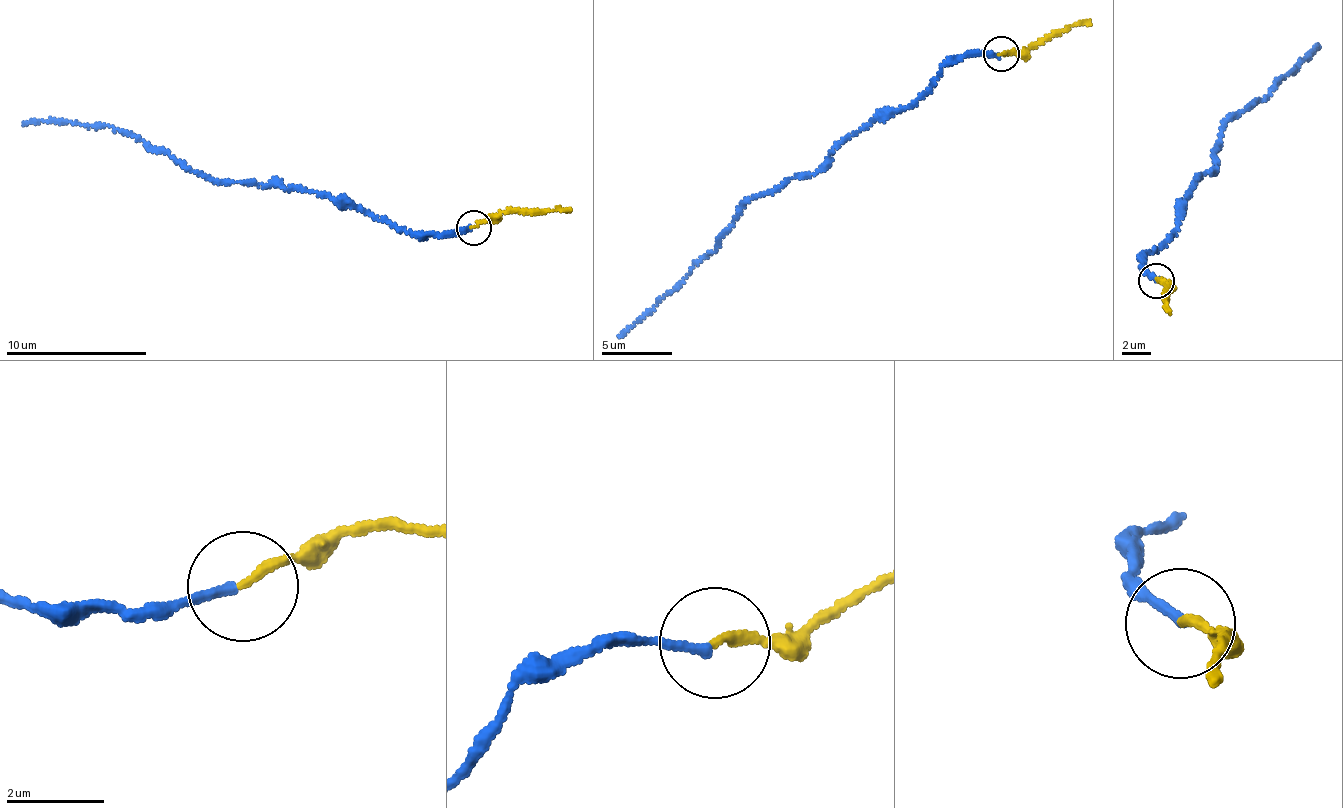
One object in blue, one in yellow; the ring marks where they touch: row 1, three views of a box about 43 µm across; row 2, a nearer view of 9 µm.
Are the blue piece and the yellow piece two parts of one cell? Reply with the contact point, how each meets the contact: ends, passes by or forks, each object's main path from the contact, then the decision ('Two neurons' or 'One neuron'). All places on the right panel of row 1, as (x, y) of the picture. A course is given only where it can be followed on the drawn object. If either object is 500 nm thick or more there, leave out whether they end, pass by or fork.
Place: (1156, 280). At the ring blue ends. At the ring yellow ends. Course of blue: (1156, 278), (1141, 258), (1172, 235), (1191, 187), (1212, 172), (1219, 135), (1268, 99), (1318, 47). Course of yellow: (1157, 280), (1170, 290), (1166, 311). One neuron

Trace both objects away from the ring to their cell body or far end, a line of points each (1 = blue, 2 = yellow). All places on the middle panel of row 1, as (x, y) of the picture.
1: (998, 54), (948, 62), (913, 103), (853, 132), (824, 166), (760, 193), (737, 216), (717, 251), (619, 337)
2: (1002, 54), (1043, 43), (1089, 20)

